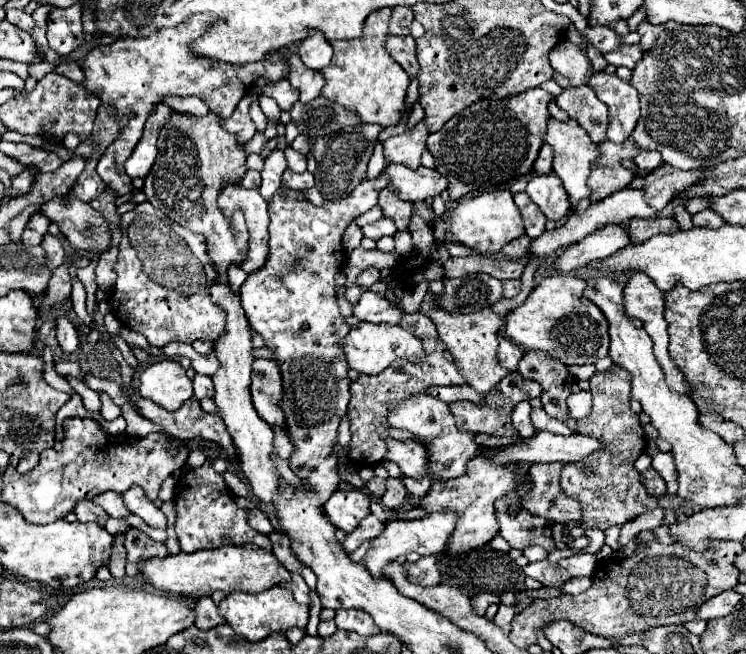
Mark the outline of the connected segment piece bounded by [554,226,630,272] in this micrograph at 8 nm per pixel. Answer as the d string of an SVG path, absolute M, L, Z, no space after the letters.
M604 226L592 234L588 234L584 240L570 244L554 262L554 268L558 272L570 272L584 268L586 264L594 260L604 260L618 252L620 248L628 246L630 238L628 232L624 232L620 226Z

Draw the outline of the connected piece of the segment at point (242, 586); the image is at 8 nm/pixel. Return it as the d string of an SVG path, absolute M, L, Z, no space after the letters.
M230 544L192 554L180 552L176 556L168 554L166 558L152 558L146 560L146 564L142 566L142 574L154 588L174 594L190 594L196 598L210 596L214 590L222 590L226 594L238 590L254 594L290 580L290 572L278 562L278 558L268 550L256 548L254 544L244 544L244 546Z

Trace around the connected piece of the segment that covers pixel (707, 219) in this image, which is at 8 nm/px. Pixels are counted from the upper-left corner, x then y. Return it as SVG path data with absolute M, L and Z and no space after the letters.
M702 210L702 212L694 214L692 220L694 220L696 226L704 226L704 228L712 228L712 230L724 226L724 220L716 212L712 212L712 210Z

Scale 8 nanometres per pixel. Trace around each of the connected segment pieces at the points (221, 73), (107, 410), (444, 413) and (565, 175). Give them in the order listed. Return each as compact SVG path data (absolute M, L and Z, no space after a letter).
M190 16L188 22L174 28L164 28L152 36L120 38L114 44L96 46L88 52L82 66L86 76L82 86L98 96L104 104L114 106L122 124L120 136L106 148L96 166L100 178L116 196L124 196L132 190L132 180L124 172L124 162L138 144L146 118L164 96L198 96L210 106L210 110L218 112L222 118L228 118L232 116L240 98L248 94L256 78L264 76L268 80L280 80L284 76L282 58L266 58L254 64L236 66L194 56L194 52L190 52L190 44L202 36L210 24L216 24L212 16Z
M100 394L100 400L102 400L102 410L100 410L100 416L104 420L114 420L120 416L120 408L106 396L106 394Z
M428 394L412 396L412 398L400 402L398 406L392 406L388 412L388 422L396 428L404 428L404 430L412 432L416 438L420 438L426 444L434 478L448 480L448 478L462 476L466 472L468 460L472 460L478 454L478 450L482 448L480 444L476 444L476 434L456 428L456 418L452 416L448 404L444 404L442 400L436 400Z
M550 118L546 142L554 148L554 174L564 182L564 188L566 188L566 192L570 196L570 206L574 210L578 206L578 202L580 202L580 194L592 194L586 180L588 180L590 172L592 172L592 162L600 156L600 150L598 150L596 144L592 144L590 136L586 134L586 130L576 120L558 122L558 120Z

